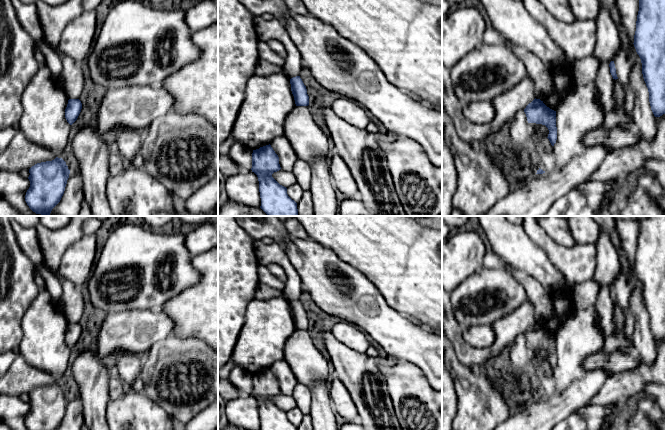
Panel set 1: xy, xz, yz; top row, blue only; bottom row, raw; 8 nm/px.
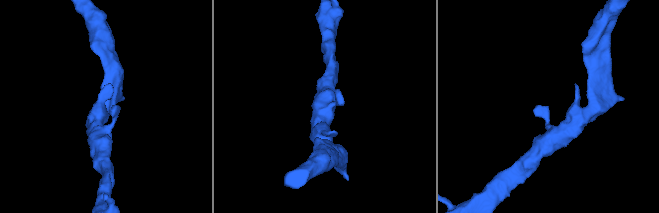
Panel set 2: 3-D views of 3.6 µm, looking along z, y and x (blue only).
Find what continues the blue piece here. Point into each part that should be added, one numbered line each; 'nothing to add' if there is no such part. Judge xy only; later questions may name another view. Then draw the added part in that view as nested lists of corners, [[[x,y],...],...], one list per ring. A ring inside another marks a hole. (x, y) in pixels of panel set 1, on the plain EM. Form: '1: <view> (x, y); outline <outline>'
nothing to add

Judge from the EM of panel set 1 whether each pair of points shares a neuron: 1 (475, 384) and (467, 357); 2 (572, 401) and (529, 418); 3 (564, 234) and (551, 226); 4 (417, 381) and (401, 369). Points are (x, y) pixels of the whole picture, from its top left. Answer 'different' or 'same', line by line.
1: different
2: same
3: same
4: same

